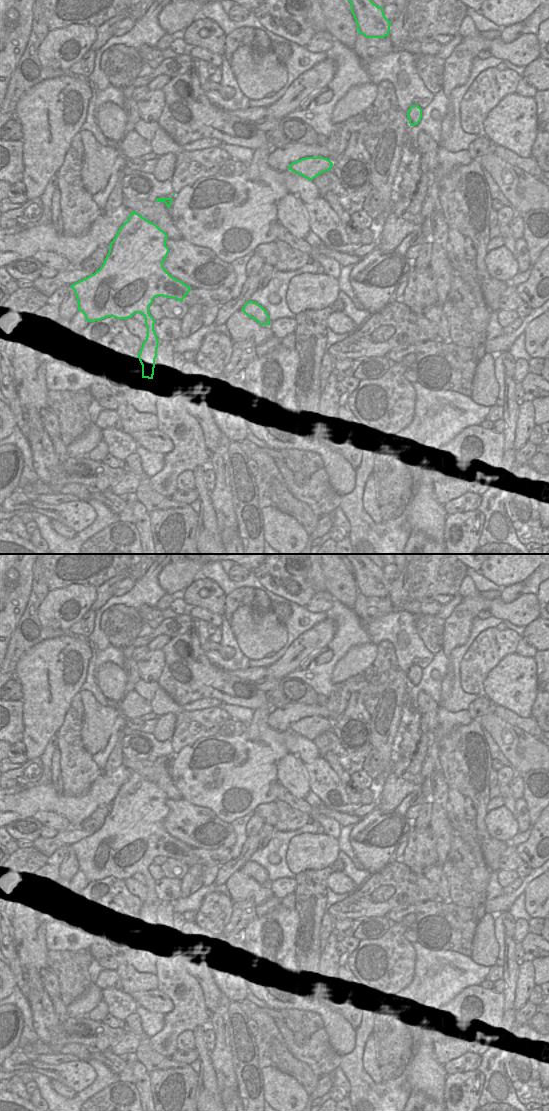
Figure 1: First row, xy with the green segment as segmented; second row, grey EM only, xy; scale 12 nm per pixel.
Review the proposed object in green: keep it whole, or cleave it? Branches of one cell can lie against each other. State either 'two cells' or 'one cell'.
one cell

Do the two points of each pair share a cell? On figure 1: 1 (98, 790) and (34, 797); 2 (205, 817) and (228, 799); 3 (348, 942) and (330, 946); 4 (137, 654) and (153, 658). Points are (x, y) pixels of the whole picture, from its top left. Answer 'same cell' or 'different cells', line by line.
1: same cell
2: different cells
3: different cells
4: different cells

